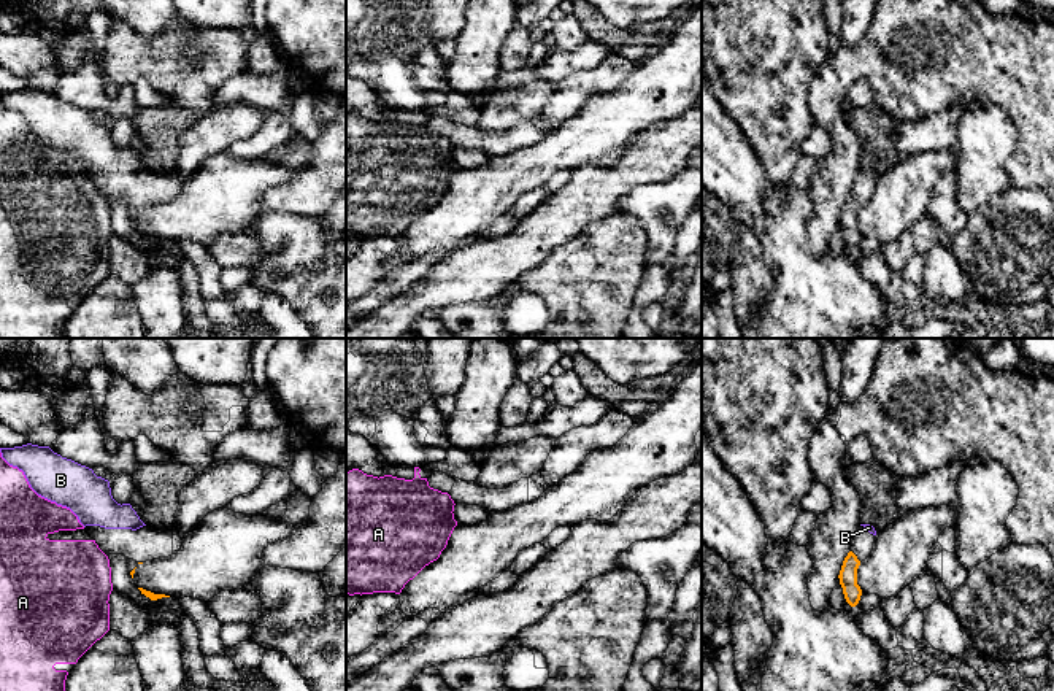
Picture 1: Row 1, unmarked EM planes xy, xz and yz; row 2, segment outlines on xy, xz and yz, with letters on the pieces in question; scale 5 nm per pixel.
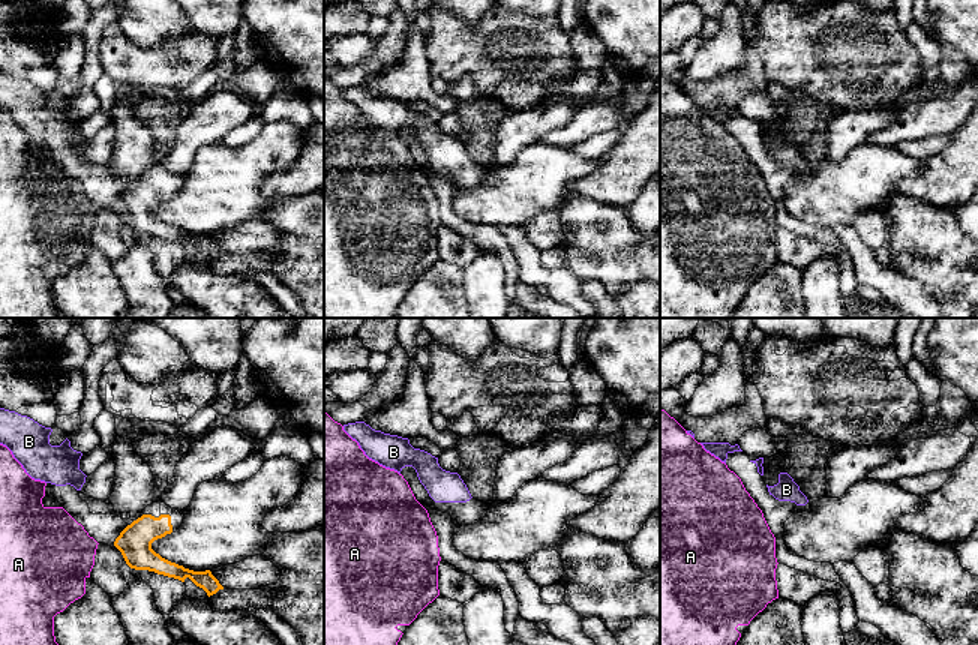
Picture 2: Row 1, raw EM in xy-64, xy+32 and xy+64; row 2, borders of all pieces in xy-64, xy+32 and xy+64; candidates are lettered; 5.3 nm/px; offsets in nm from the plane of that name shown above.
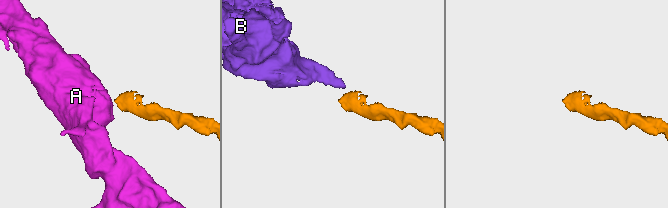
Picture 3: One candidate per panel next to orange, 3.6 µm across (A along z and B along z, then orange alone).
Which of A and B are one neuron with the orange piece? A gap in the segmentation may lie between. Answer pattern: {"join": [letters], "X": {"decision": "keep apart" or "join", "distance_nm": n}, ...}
{"join": ["B"], "A": {"decision": "keep apart", "distance_nm": 100}, "B": {"decision": "join", "distance_nm": 140}}

